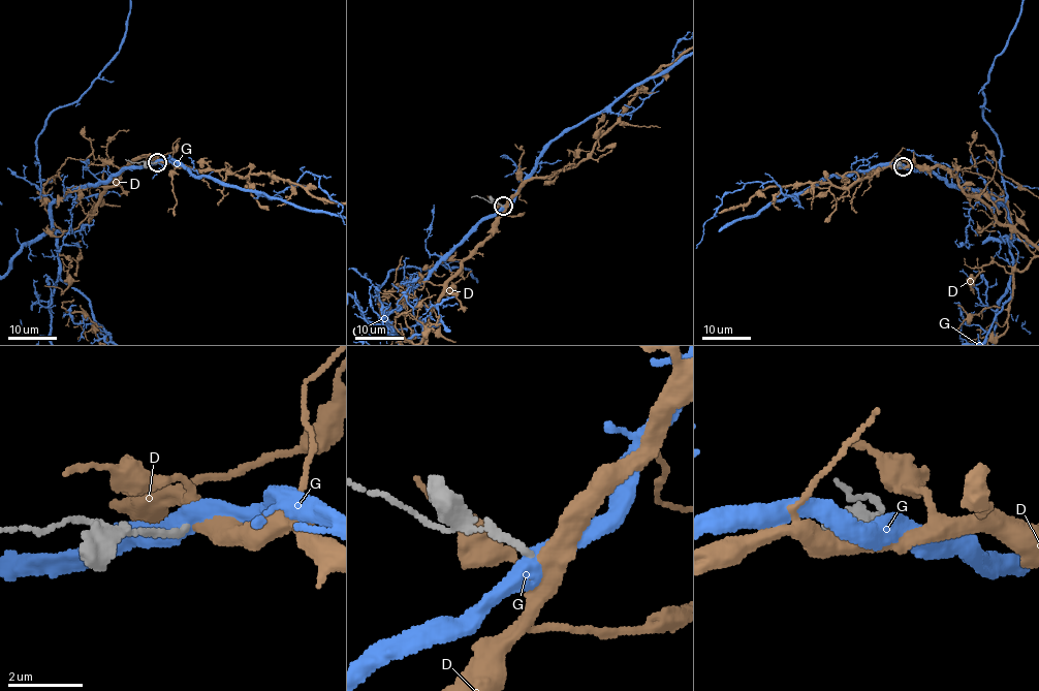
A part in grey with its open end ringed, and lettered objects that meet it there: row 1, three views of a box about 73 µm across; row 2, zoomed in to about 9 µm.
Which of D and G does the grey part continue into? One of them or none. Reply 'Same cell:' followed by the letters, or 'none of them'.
Same cell: D

